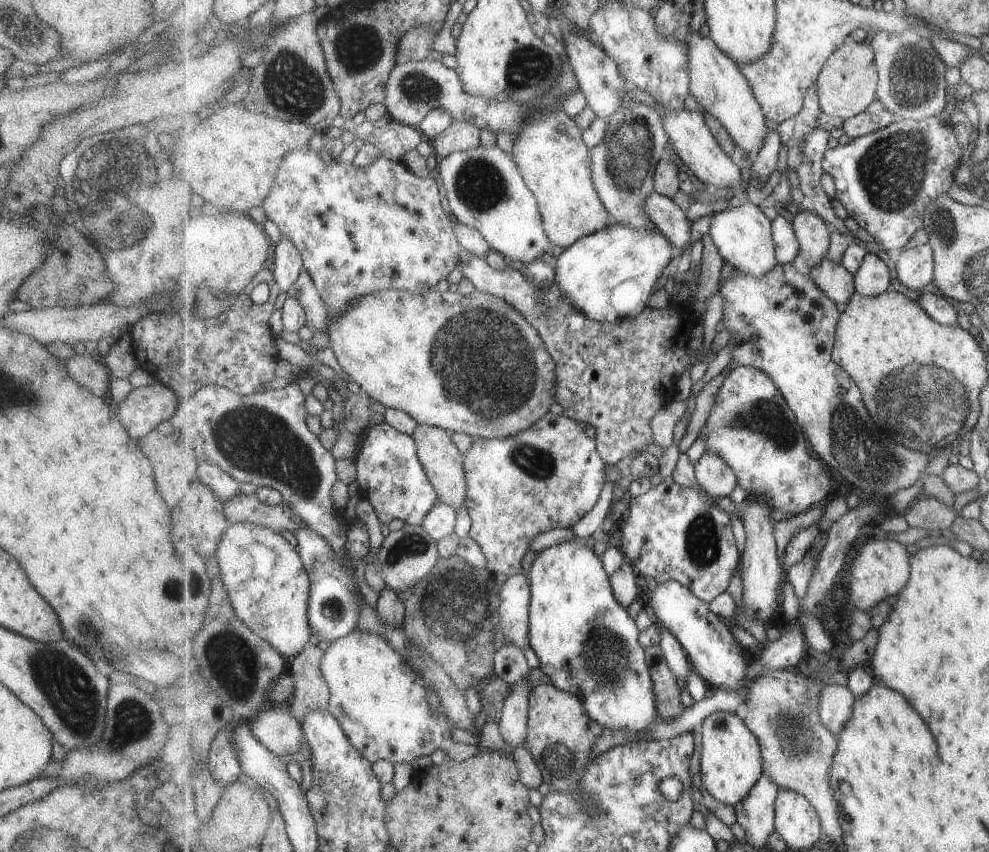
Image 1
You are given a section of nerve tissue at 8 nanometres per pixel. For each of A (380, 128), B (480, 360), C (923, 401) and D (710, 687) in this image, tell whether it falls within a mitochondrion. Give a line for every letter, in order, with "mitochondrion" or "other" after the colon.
A: other
B: mitochondrion
C: mitochondrion
D: other

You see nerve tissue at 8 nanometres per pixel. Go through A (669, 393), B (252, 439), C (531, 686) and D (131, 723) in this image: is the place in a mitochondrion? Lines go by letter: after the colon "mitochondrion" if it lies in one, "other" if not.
A: other
B: mitochondrion
C: other
D: mitochondrion

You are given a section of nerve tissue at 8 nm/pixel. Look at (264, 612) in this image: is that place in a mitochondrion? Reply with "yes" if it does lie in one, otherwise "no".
no

